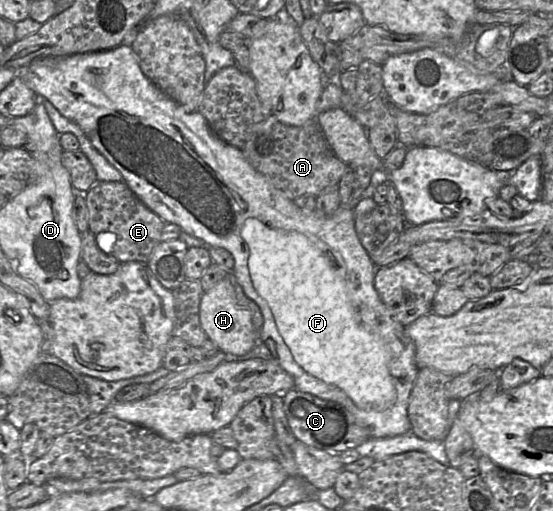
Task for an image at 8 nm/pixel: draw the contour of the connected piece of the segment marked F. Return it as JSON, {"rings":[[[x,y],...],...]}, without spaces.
{"rings":[[[122,44],[108,50],[78,53],[65,57],[36,58],[22,68],[18,74],[39,97],[48,100],[63,116],[79,125],[96,150],[120,172],[125,184],[144,206],[157,214],[165,223],[176,224],[183,232],[200,239],[205,247],[221,247],[232,254],[234,258],[232,274],[246,297],[257,304],[263,316],[263,326],[258,334],[258,341],[266,342],[275,361],[293,377],[293,389],[342,405],[354,416],[357,424],[369,430],[371,438],[393,437],[411,431],[408,405],[419,371],[416,363],[416,348],[405,333],[405,327],[383,303],[374,287],[377,267],[356,234],[353,209],[341,206],[334,214],[325,216],[317,210],[309,211],[298,207],[292,198],[276,188],[266,176],[252,167],[241,149],[218,137],[198,110],[183,108],[157,87],[142,72],[131,46]]]}

